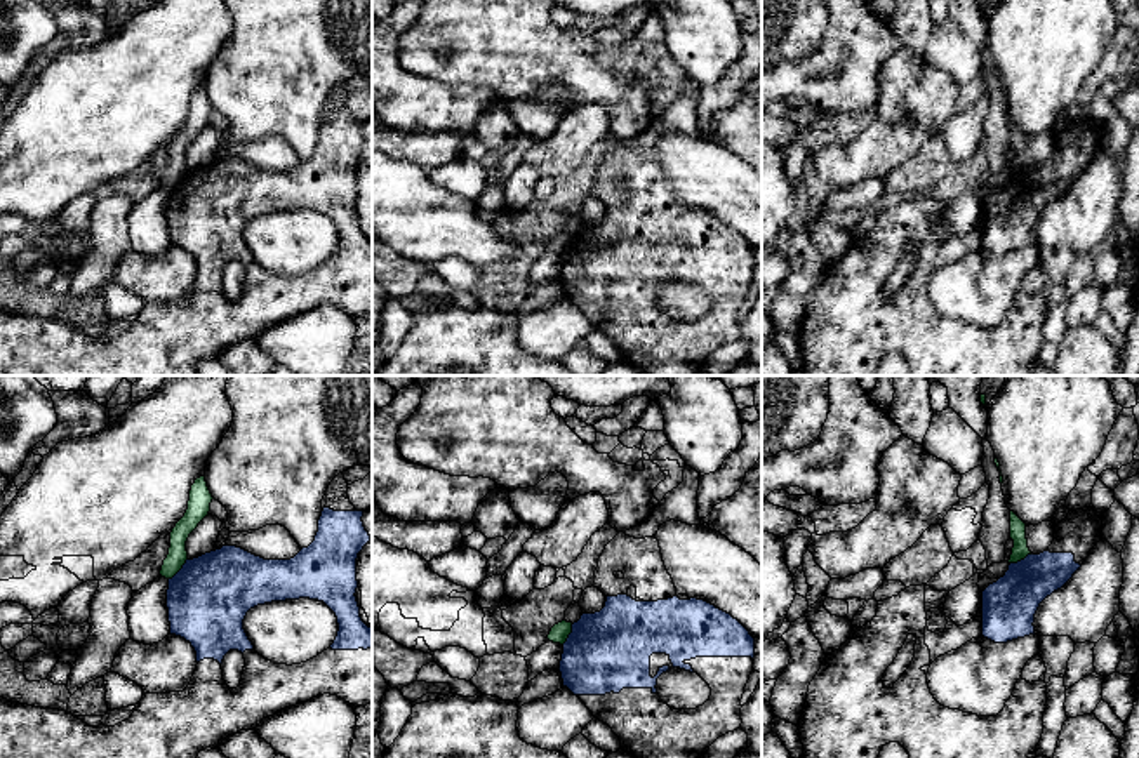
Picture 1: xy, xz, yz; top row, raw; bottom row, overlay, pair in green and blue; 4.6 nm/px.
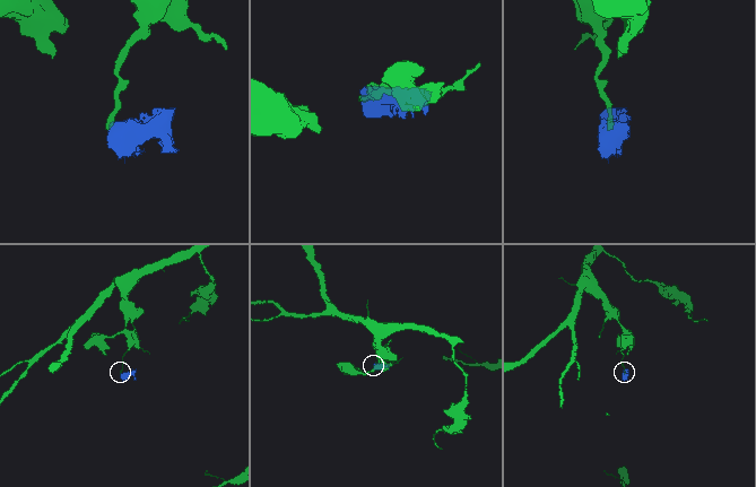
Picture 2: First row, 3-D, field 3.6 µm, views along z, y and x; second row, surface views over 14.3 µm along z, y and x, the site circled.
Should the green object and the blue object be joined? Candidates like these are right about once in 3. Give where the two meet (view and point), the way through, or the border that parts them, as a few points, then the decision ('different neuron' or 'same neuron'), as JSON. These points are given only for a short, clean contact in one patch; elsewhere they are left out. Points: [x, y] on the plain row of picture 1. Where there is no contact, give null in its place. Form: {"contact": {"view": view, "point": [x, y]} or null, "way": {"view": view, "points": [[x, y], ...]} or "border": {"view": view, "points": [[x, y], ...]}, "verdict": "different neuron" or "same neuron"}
{"contact": {"view": "xy", "point": [179, 179]}, "border": {"view": "xy", "points": [[186, 169], [169, 190]]}, "verdict": "different neuron"}

